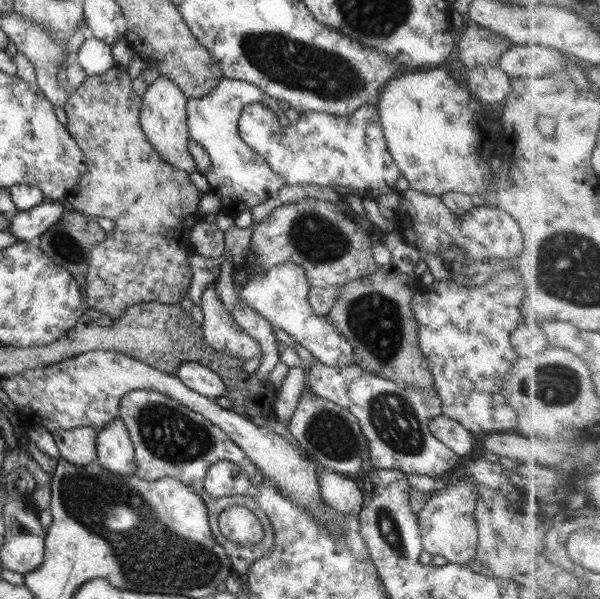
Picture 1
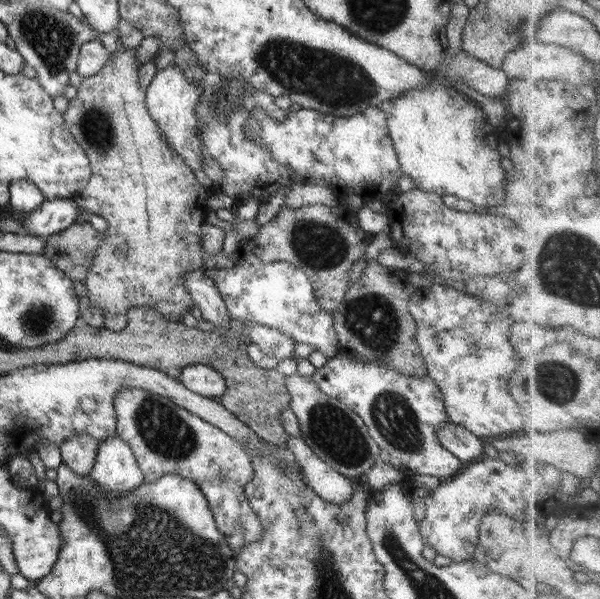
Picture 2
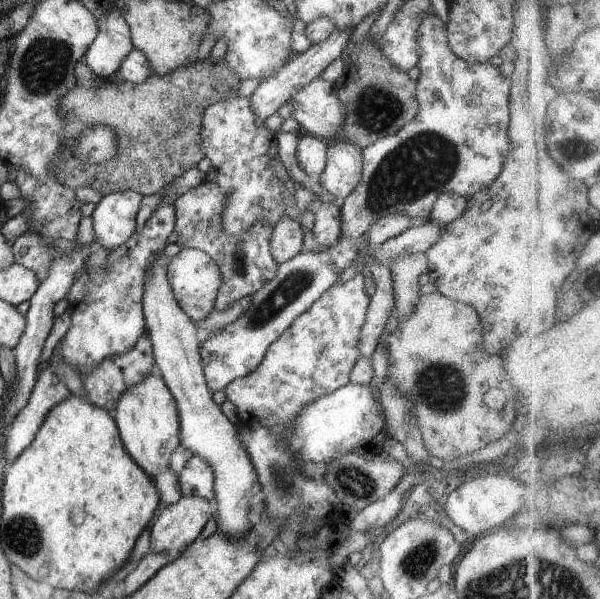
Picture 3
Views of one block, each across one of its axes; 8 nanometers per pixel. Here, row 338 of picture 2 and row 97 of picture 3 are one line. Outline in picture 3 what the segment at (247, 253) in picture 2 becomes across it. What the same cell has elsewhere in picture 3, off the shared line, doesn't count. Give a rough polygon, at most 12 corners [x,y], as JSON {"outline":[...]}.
{"outline":[[316,77],[289,102],[302,133],[332,144],[345,121],[334,83]]}

